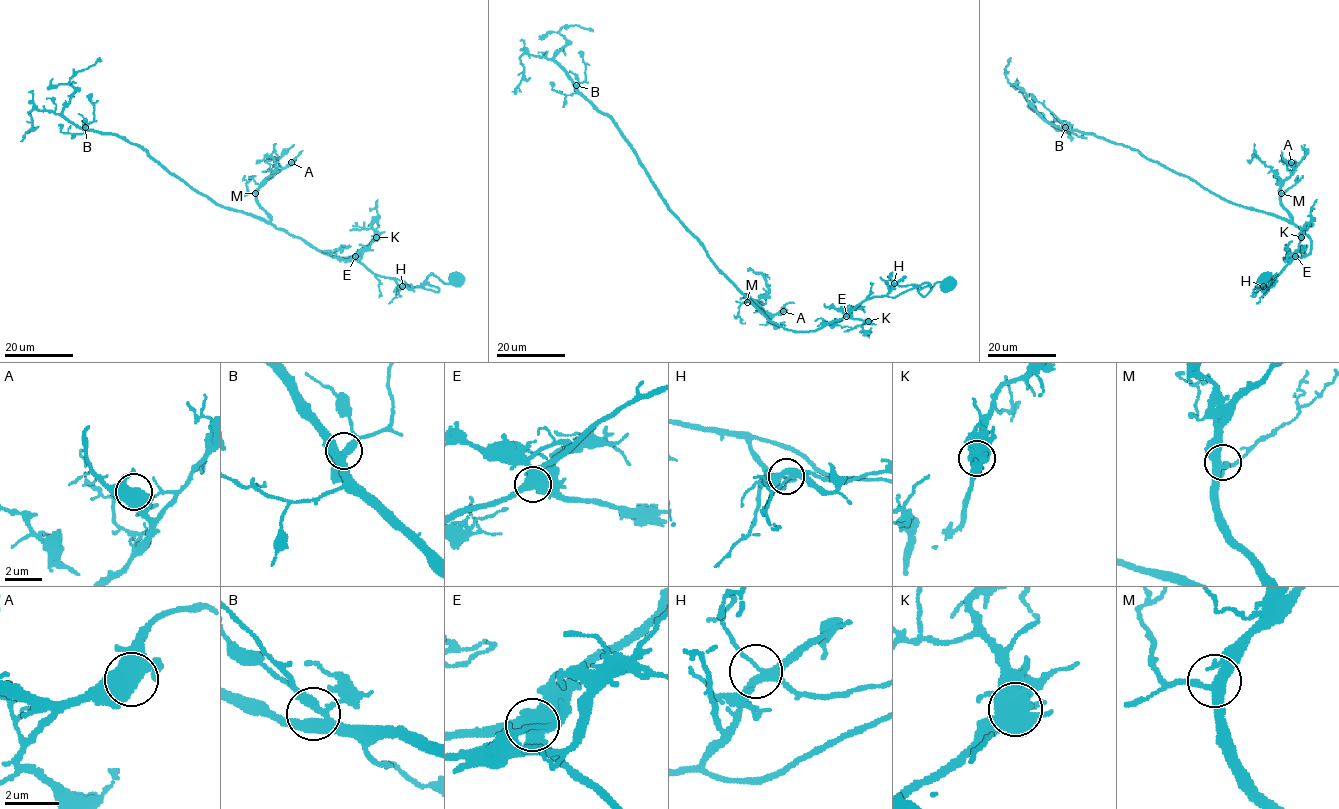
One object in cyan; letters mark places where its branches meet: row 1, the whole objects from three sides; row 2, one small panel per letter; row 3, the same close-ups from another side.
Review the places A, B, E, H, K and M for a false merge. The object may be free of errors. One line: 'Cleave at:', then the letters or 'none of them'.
Cleave at: none of them

